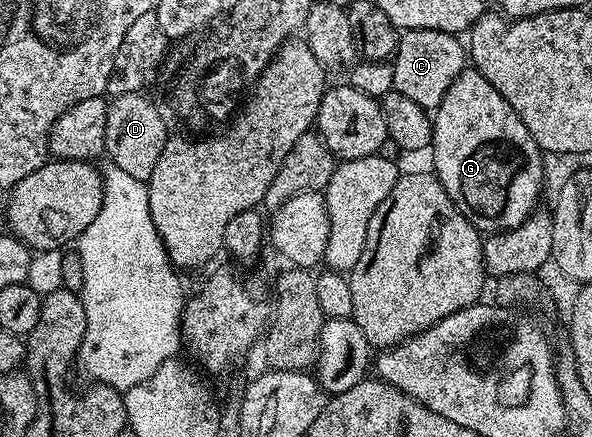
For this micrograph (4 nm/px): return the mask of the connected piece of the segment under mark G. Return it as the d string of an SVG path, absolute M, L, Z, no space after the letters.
M464 69L459 74L457 81L449 85L445 97L441 97L441 105L434 108L433 137L429 155L435 158L433 173L441 181L445 193L453 201L457 210L466 217L481 233L494 233L497 231L508 231L517 225L521 225L540 206L539 194L543 191L543 159L544 152L539 150L537 141L525 129L521 117L485 81L480 71Z

